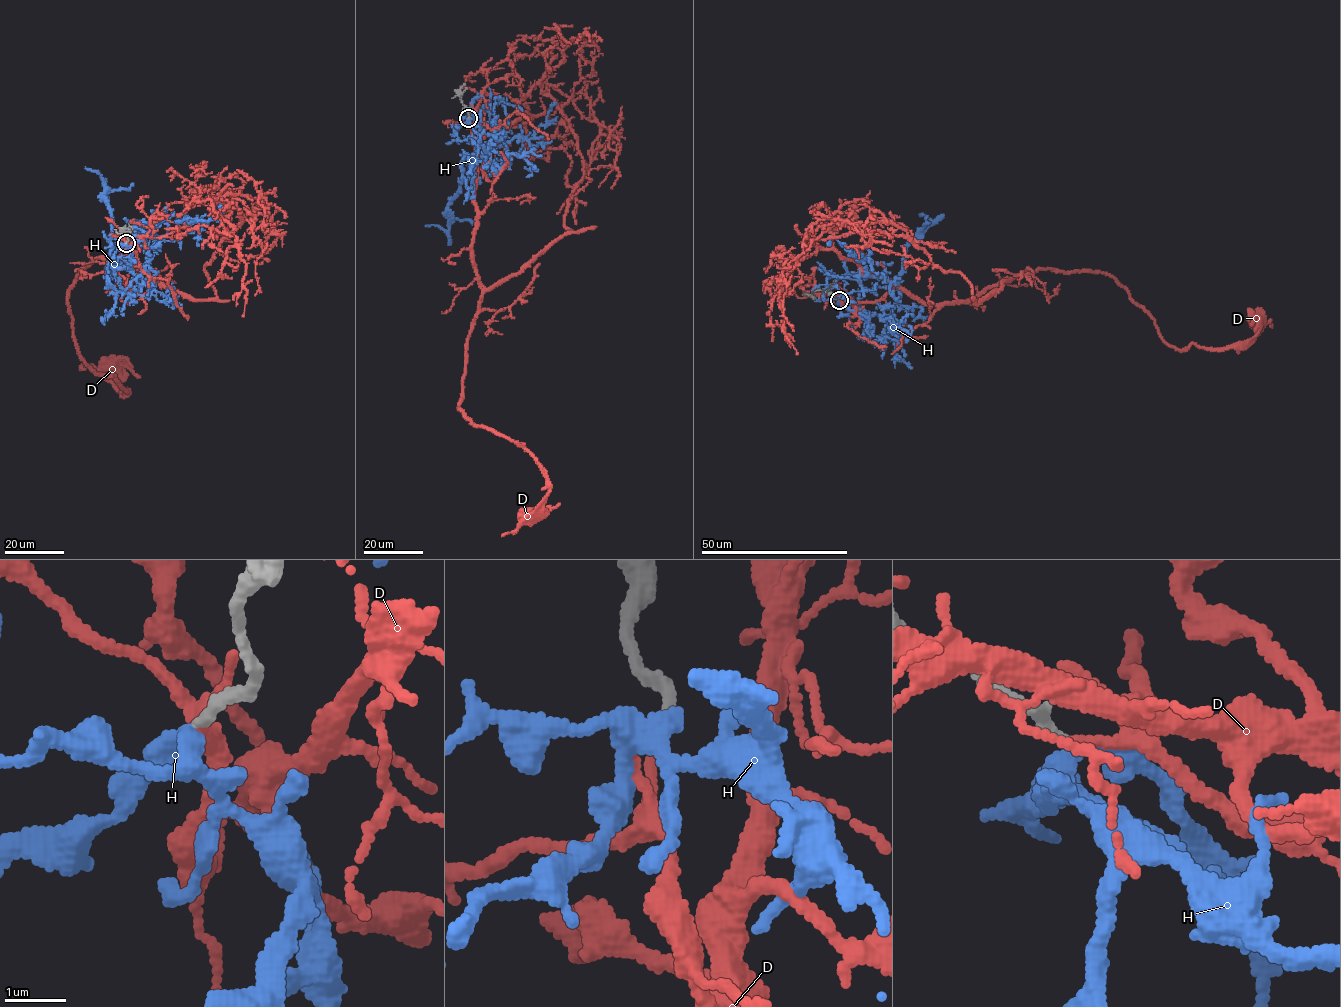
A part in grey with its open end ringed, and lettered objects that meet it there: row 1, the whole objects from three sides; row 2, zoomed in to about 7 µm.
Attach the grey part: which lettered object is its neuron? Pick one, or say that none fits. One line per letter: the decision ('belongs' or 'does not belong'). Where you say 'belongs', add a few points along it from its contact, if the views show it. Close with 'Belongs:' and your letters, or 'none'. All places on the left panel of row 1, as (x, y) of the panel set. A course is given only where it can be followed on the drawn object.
D: belongs; course (126, 242), (112, 273), (109, 258), (94, 260), (68, 298), (78, 352), (128, 391), (110, 365)
H: does not belong
Belongs: D

